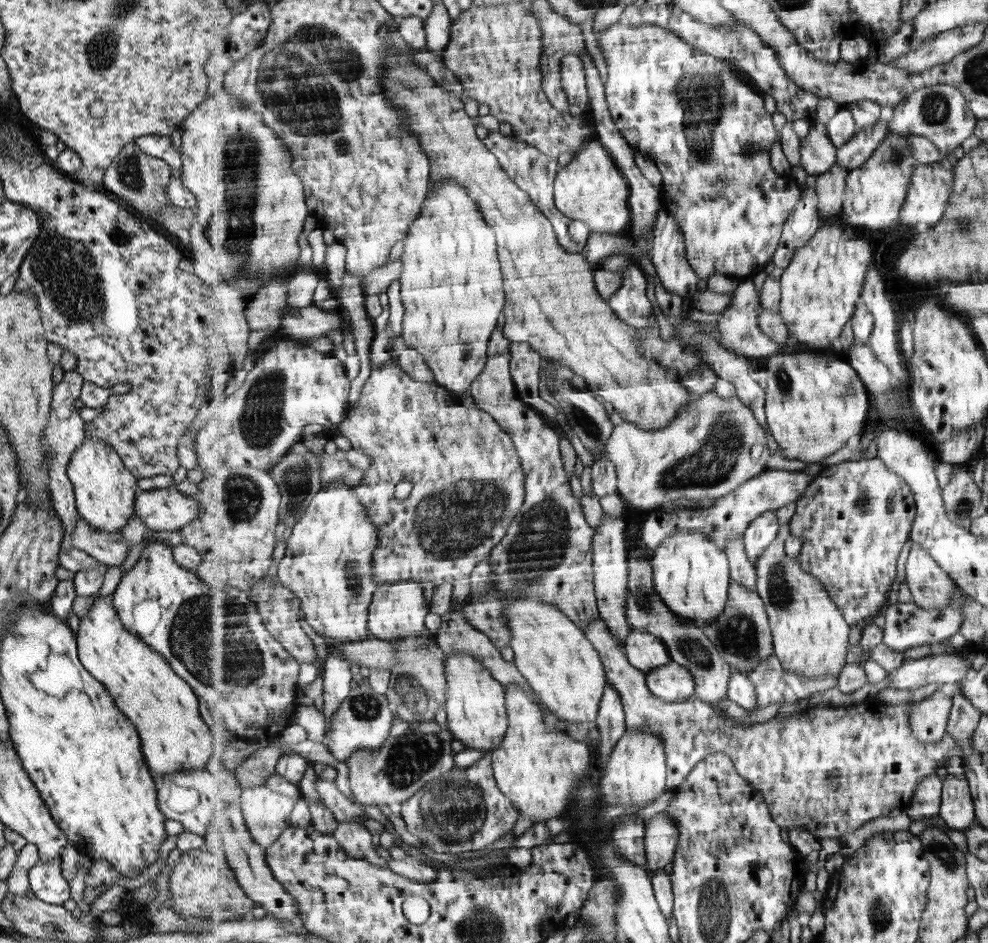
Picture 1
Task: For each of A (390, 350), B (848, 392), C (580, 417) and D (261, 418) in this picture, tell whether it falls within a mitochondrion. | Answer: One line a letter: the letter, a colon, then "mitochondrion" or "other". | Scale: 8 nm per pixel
A: other
B: mitochondrion
C: mitochondrion
D: mitochondrion

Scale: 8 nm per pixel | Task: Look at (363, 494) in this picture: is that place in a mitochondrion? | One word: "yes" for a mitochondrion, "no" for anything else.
no

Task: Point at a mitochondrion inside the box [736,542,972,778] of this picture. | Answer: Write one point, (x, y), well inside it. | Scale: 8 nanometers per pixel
(779, 589)

